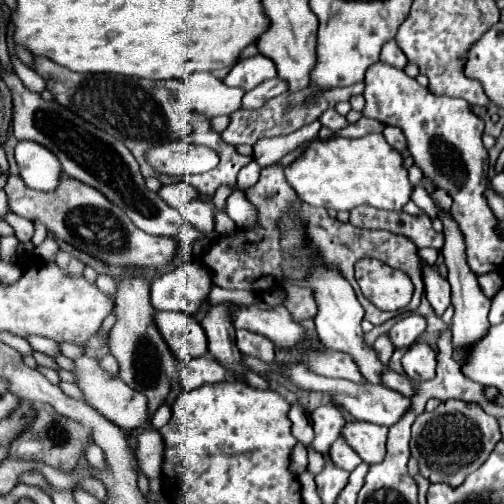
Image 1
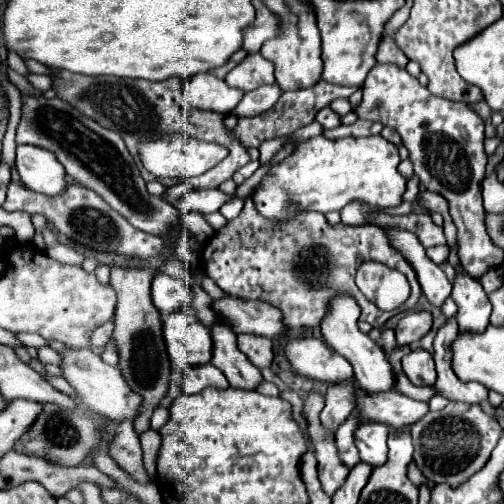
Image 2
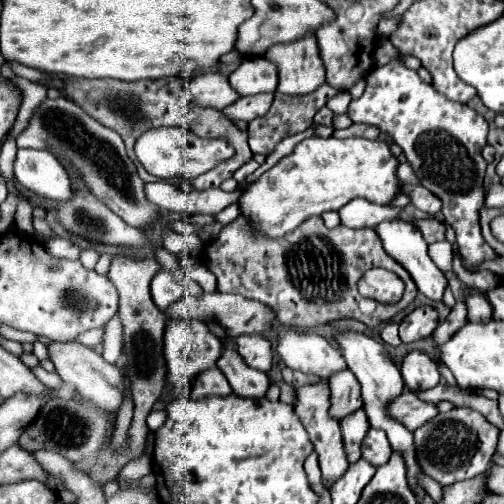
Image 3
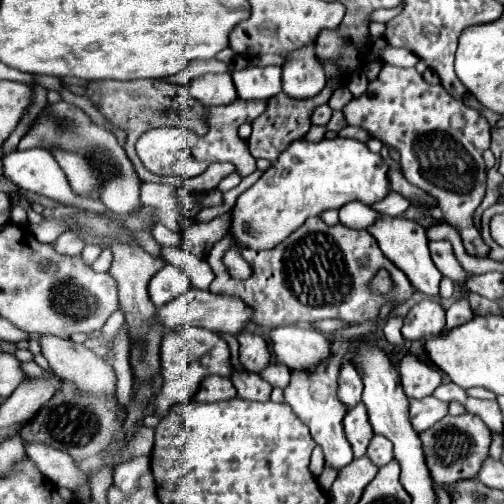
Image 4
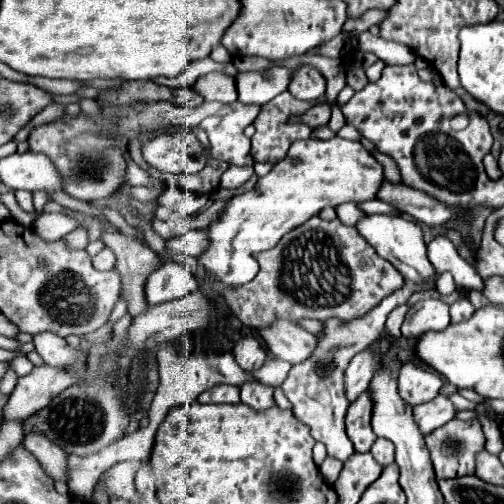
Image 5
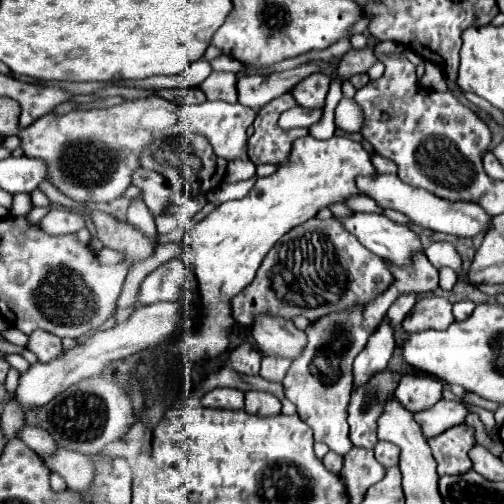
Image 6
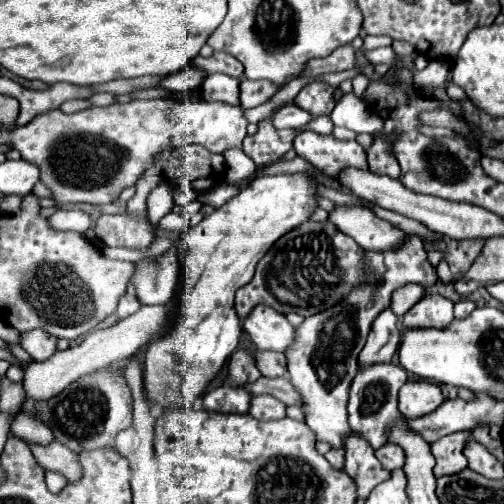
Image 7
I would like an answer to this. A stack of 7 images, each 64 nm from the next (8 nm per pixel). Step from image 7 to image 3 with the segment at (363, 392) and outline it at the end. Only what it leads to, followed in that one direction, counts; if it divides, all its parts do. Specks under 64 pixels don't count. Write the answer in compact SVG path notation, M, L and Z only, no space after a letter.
M360 408L360 410L344 416L344 420L340 420L340 426L342 426L342 438L344 438L344 448L346 448L346 454L348 454L348 462L360 460L362 442L364 442L364 436L366 436L368 428L370 428L368 418L364 416L364 410Z

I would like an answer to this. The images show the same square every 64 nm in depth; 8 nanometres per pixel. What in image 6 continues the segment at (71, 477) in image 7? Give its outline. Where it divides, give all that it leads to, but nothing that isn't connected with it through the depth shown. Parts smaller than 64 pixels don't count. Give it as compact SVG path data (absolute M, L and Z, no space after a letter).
M58 446L54 456L40 456L40 460L50 468L50 472L58 472L72 490L86 490L92 482L94 464L86 456Z

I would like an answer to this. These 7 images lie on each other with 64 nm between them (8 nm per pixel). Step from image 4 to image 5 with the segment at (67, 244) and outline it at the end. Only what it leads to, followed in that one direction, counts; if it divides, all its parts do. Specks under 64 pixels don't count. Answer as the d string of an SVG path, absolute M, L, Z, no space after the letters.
M78 228L78 230L70 232L68 236L64 236L64 240L66 240L66 244L68 244L70 248L86 248L86 244L88 244L88 234L86 234L84 228Z

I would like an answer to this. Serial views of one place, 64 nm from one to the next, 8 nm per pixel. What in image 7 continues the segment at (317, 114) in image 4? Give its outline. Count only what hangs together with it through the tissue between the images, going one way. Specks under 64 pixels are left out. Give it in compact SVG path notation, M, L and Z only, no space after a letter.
M288 104L272 116L274 128L296 128L298 130L298 128L304 128L310 120L312 120L312 116L308 112L304 112L302 108L298 108L296 104Z

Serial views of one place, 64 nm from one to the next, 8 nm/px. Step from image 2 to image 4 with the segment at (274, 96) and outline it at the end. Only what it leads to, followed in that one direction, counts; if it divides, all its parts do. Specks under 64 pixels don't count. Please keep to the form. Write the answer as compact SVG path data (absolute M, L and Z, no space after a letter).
M234 100L232 104L226 106L216 106L216 108L206 108L204 112L204 120L210 126L208 134L204 136L204 154L202 154L202 172L206 170L208 164L212 162L232 162L236 166L236 170L242 176L248 176L256 170L256 160L250 156L248 152L248 144L246 140L242 140L238 136L238 128L244 122L252 122L254 118L258 118L266 108L264 100L256 100L256 102L246 102L246 100Z

